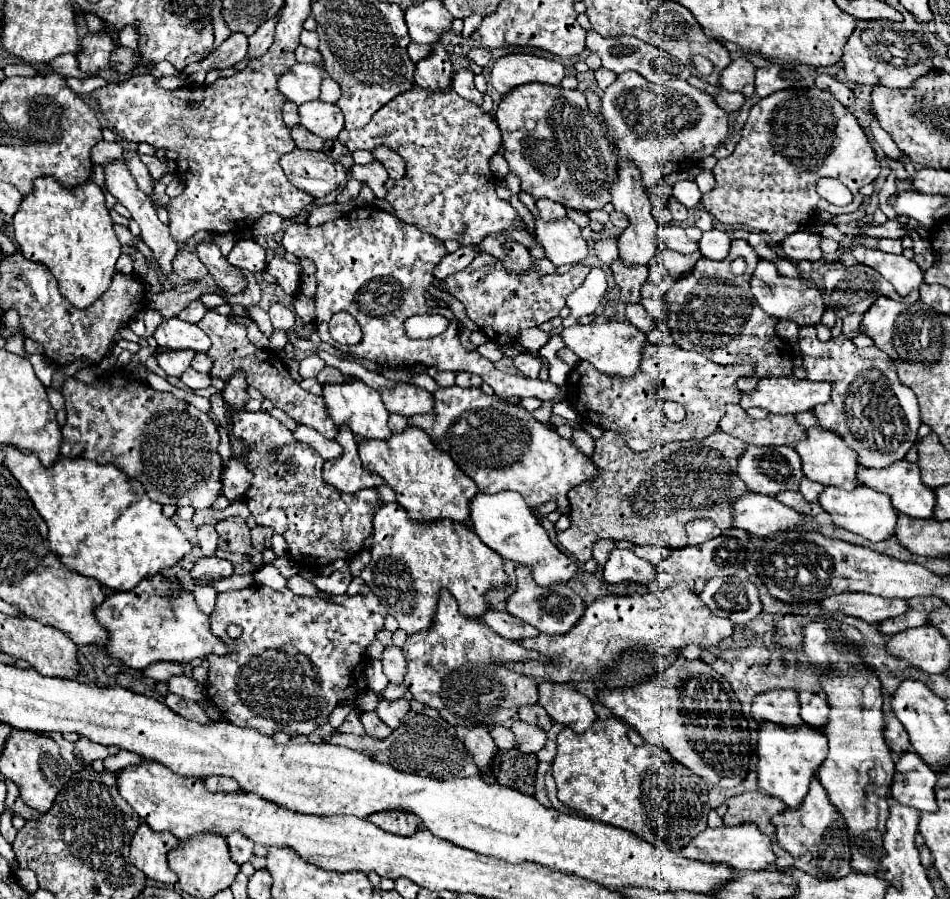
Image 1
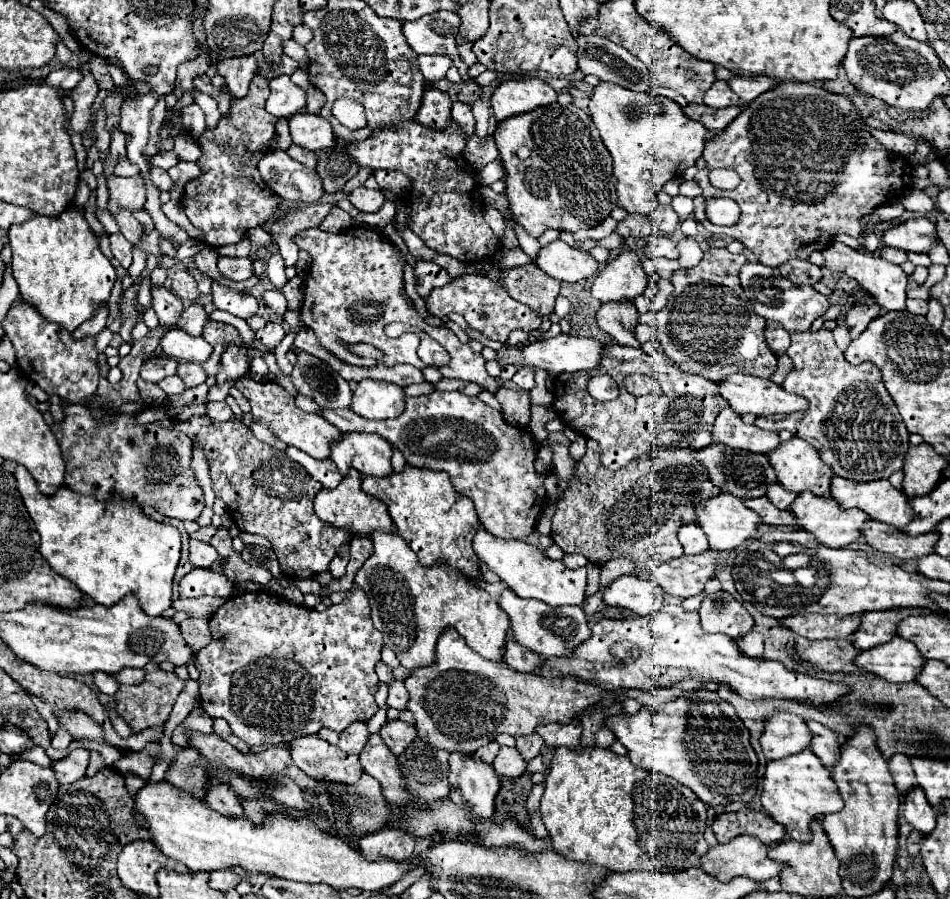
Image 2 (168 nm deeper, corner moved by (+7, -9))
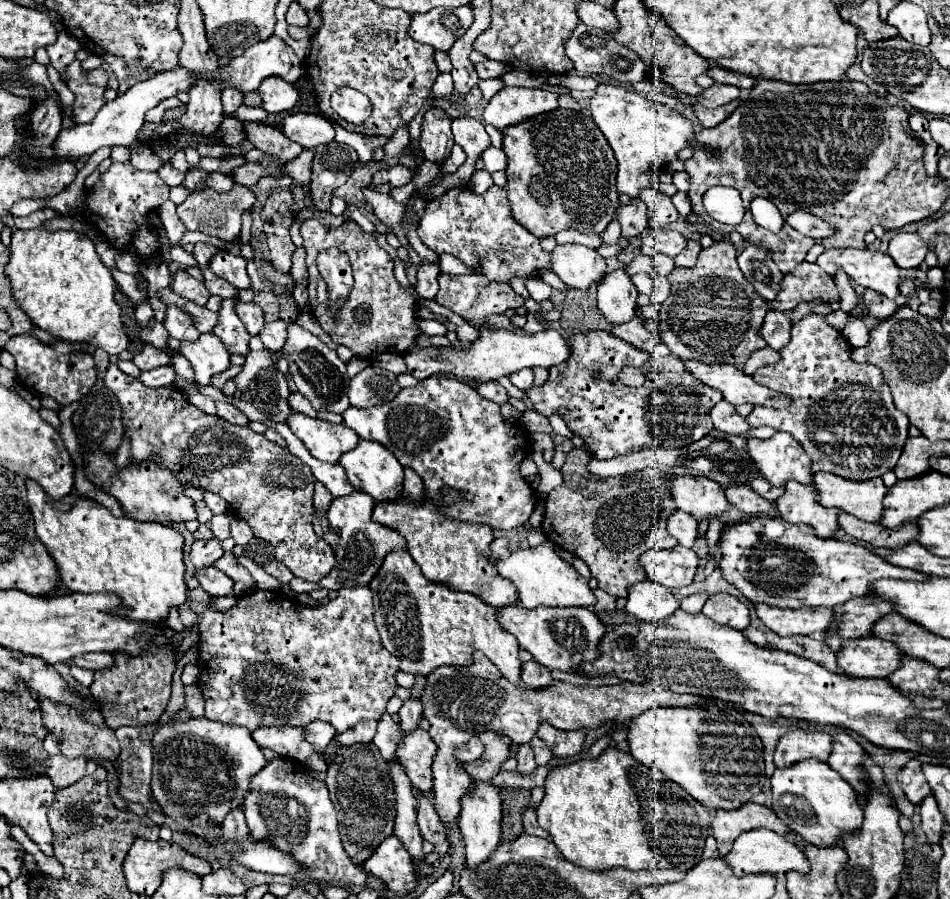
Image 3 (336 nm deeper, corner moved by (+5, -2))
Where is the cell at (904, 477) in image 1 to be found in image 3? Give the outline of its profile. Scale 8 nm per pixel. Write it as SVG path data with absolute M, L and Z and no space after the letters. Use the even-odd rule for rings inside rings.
M816 473L814 475L814 489L820 493L818 501L824 505L824 507L838 507L838 509L844 509L846 513L852 513L856 515L858 519L864 519L864 521L880 521L882 515L884 515L884 495L888 493L888 487L882 483L880 477L876 479L868 479L868 481L848 481L848 479L840 479L838 475L832 475L832 473Z

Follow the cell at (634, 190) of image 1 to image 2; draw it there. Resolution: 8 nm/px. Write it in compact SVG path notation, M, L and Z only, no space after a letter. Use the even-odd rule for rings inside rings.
M624 250L616 260L612 260L594 280L590 294L600 302L634 302L646 286L646 274L642 270L640 258L632 250Z

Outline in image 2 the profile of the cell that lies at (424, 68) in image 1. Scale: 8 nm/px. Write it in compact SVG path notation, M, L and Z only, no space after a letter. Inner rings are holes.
M430 86L418 110L418 122L432 130L446 130L452 120L450 110L452 110L450 98L444 92L438 92L436 88Z

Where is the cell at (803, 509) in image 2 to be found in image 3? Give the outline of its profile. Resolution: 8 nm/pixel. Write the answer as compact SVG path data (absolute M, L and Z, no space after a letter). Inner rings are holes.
M796 481L784 485L786 493L776 499L776 507L782 519L788 523L804 523L814 527L816 535L832 537L840 525L838 517L842 511L826 509L816 503L816 491L812 485L800 485Z

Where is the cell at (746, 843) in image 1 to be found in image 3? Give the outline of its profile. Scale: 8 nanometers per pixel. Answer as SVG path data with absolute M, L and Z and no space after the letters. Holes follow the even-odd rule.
M756 829L740 835L732 847L732 851L724 857L724 861L732 867L734 875L748 875L748 873L786 873L786 871L800 871L808 873L810 863L804 853L796 847L796 843L786 841L784 837L776 835L768 829Z

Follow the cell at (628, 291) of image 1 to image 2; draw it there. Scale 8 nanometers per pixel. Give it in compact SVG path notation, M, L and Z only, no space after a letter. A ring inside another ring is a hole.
M622 302L622 306L600 306L598 326L608 332L618 344L642 348L634 338L634 328L638 324L638 312L632 302Z

